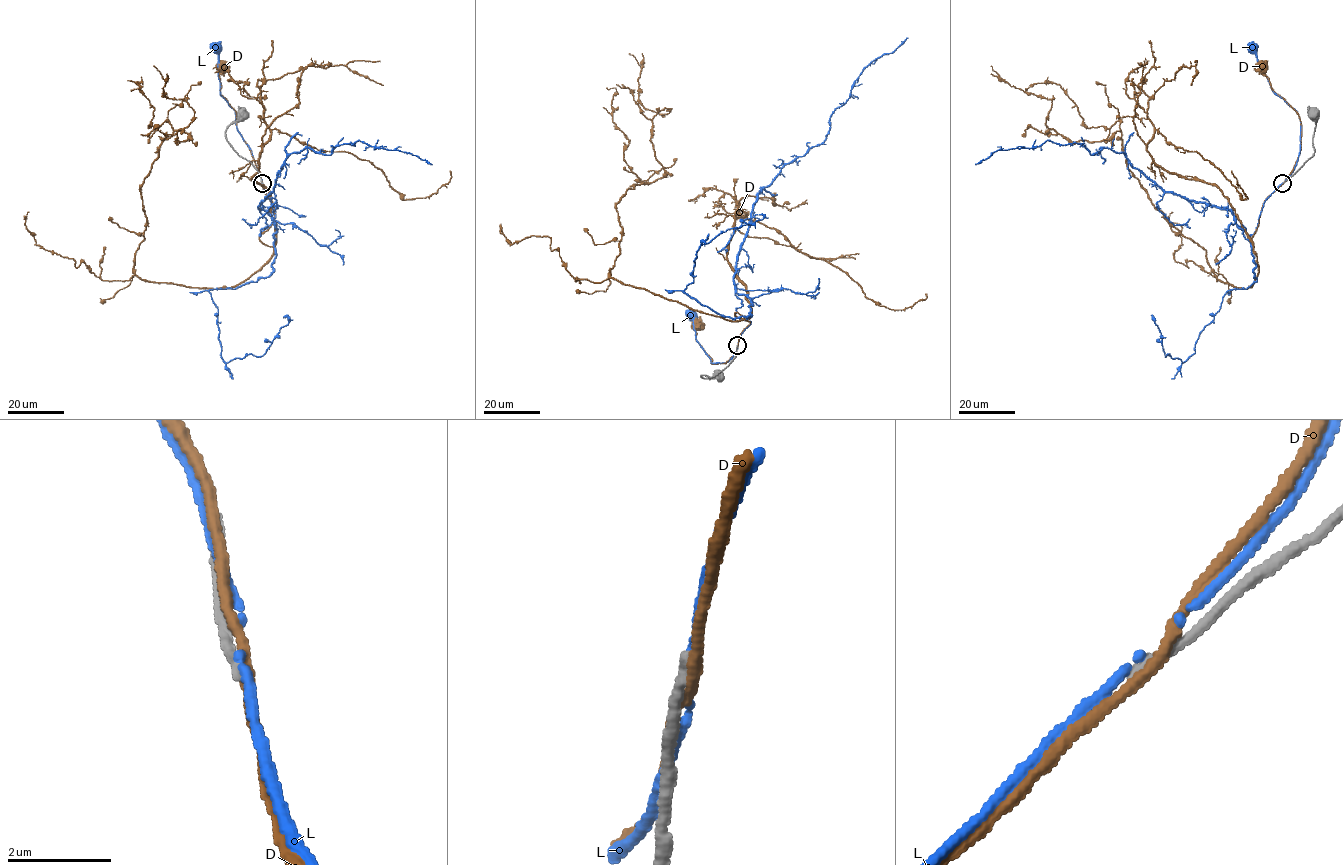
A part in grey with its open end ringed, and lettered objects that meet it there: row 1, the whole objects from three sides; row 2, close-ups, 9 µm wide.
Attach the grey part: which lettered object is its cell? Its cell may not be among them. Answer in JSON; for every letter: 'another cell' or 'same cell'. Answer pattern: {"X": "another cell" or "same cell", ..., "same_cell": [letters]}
{"D": "another cell", "L": "another cell", "same_cell": []}

